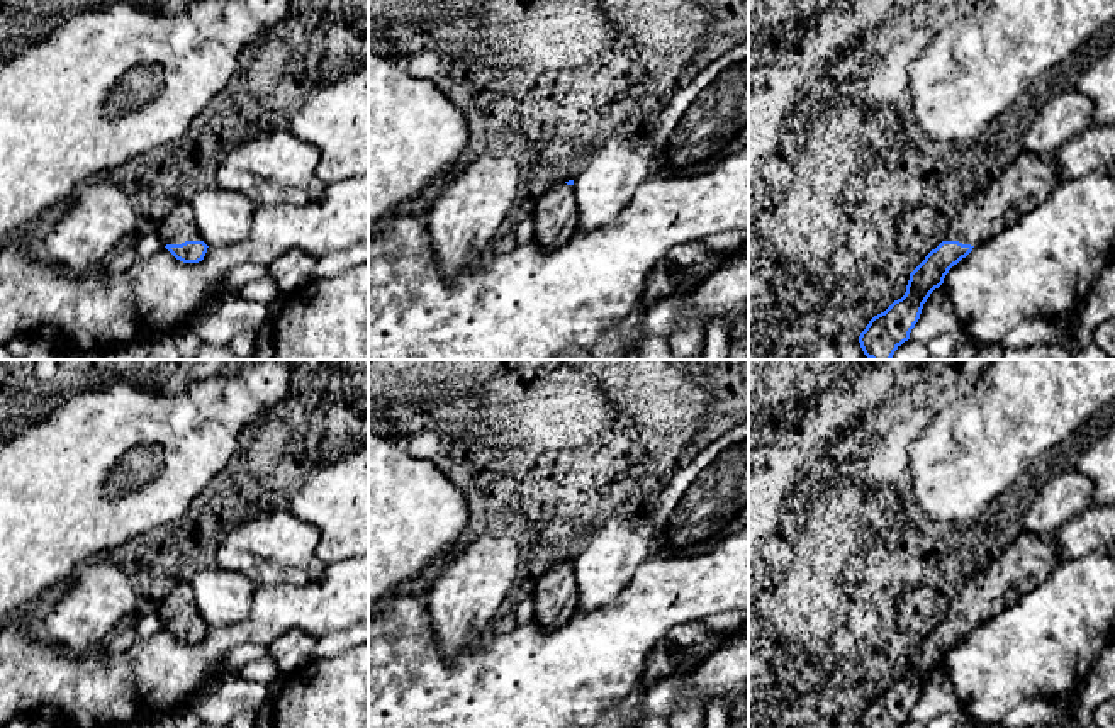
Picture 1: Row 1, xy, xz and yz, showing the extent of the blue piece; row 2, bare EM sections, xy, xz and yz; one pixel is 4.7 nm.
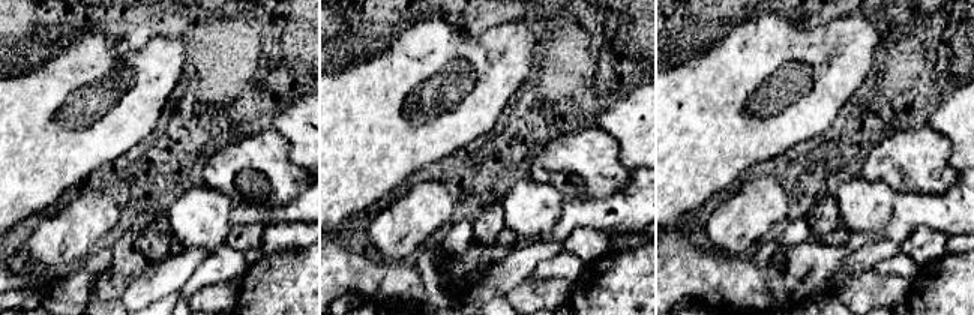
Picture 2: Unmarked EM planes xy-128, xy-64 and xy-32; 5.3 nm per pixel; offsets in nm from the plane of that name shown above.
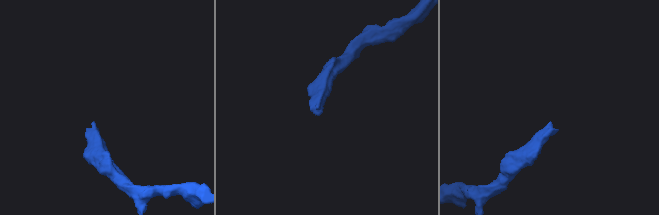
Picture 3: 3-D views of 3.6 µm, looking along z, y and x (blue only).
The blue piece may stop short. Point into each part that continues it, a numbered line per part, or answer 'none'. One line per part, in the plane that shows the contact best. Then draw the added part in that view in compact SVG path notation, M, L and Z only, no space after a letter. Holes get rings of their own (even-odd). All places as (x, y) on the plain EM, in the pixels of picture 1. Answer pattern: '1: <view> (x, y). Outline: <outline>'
1: xy (177, 606). Outline: M182 582L170 589L158 604L158 614L165 626L202 621L190 582Z

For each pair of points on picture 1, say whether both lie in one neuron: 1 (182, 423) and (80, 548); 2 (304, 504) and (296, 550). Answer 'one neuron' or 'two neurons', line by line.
1: one neuron
2: two neurons

